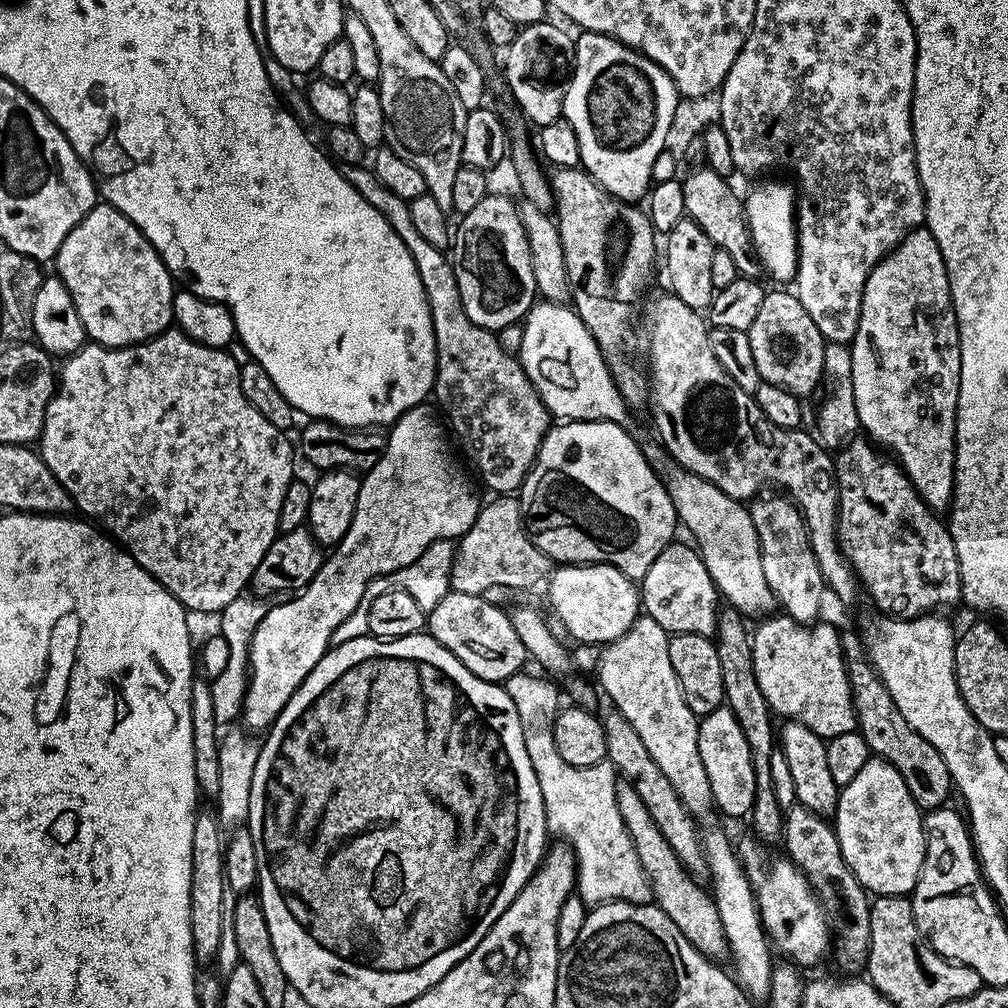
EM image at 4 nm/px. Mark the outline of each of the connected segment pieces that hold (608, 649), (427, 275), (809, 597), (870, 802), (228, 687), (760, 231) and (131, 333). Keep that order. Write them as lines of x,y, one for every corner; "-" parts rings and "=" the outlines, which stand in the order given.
647,614
636,617
622,638
613,644
603,645
600,656
600,684
606,695
612,699
611,707
638,730
638,738
650,750
650,758
670,778
670,784
678,794
682,806
692,815
699,825
700,844
708,863
708,876
712,880
710,895
716,902
718,918
722,918
722,930
728,942
730,956
736,962
734,975
740,989
756,1002
768,999
770,974
774,963
773,949
770,947
768,933
760,919
759,906
752,892
751,883
744,871
743,863
734,844
716,825
717,809
712,803
710,778
706,778
706,766
702,766
702,754
698,754
698,730
700,720
686,706
682,686
670,666
670,633
654,618
=
371,167
349,171
347,178
354,190
358,190
358,194
362,194
362,198
366,198
366,202
370,202
370,206
387,218
390,226
394,226
394,234
406,242
406,250
410,250
414,266
418,266
418,278
422,278
422,290
426,290
434,326
434,400
436,396
440,403
439,411
446,417
447,427
456,431
465,454
472,459
473,466
480,471
485,486
492,494
519,493
549,430
548,408
534,390
519,359
513,353
502,350
496,333
466,318
451,259
441,249
430,246
422,234
418,234
410,219
409,201
398,198
398,194
392,190
386,190
=
768,494
757,495
750,504
754,530
760,543
762,574
766,574
766,582
775,594
776,603
782,609
783,615
797,620
799,624
811,625
819,617
816,615
820,612
820,603
826,597
826,585
812,543
808,540
804,513
787,495
764,495
=
869,758
857,776
840,788
834,827
842,858
846,858
846,866
863,888
876,896
911,894
924,861
924,816
914,798
910,798
902,774
890,762
=
288,586
277,589
274,594
265,597
242,594
218,614
217,620
219,620
218,624
220,626
218,632
229,645
229,659
222,673
218,674
218,677
210,682
214,718
217,725
224,726
235,717
237,719
243,711
245,690
248,688
248,677
250,675
249,647
252,645
253,632
258,622
265,617
269,607
284,605
286,602
292,601
295,595
295,591
=
770,180
766,184
760,184
752,188
743,197
744,217
748,219
748,229
752,235
752,241
756,247
756,253
760,259
760,267
765,273
769,272
776,280
795,281
796,263
798,262
798,196
788,184
779,184
776,180
=
98,202
66,234
60,249
54,257
55,275
60,277
70,290
78,318
82,318
84,335
89,341
103,344
105,348
129,348
132,344
141,344
143,340
152,340
161,332
167,332
172,319
172,298
174,295
174,277
162,262
158,250
112,204

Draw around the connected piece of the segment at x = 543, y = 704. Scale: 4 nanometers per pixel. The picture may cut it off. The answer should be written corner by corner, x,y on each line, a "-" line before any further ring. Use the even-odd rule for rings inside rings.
515,672
503,681
502,686
514,702
522,722
526,754
530,754
530,766
534,766
534,774
542,790
544,820
549,833
569,844
576,856
575,891
582,902
589,906
609,904
612,900
625,900
631,904
649,903
652,900
652,887
644,876
642,862
638,862
636,847
626,830
626,822
622,822
622,814
618,812
616,769
608,762
583,768
570,766
570,762
562,759
552,737
552,724
562,707
561,689
557,685
556,689
551,679
527,672

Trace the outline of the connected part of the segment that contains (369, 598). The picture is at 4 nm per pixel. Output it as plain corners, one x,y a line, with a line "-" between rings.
435,540
435,542
427,548
414,562
410,562
410,566
406,566
397,572
379,576
372,579
367,584
366,590
363,591
362,598
359,599
358,606
346,620
339,624
338,628
331,634
331,647
341,645
342,642
352,641
356,637
362,637
369,633
369,610
370,605
379,595
401,588
402,591
408,592
410,598
414,598
414,602
418,602
418,606
422,606
425,614
430,610
434,610
434,606
438,606
438,602
442,602
442,598
450,591
449,576
451,574
452,559
455,558
457,545
451,540

